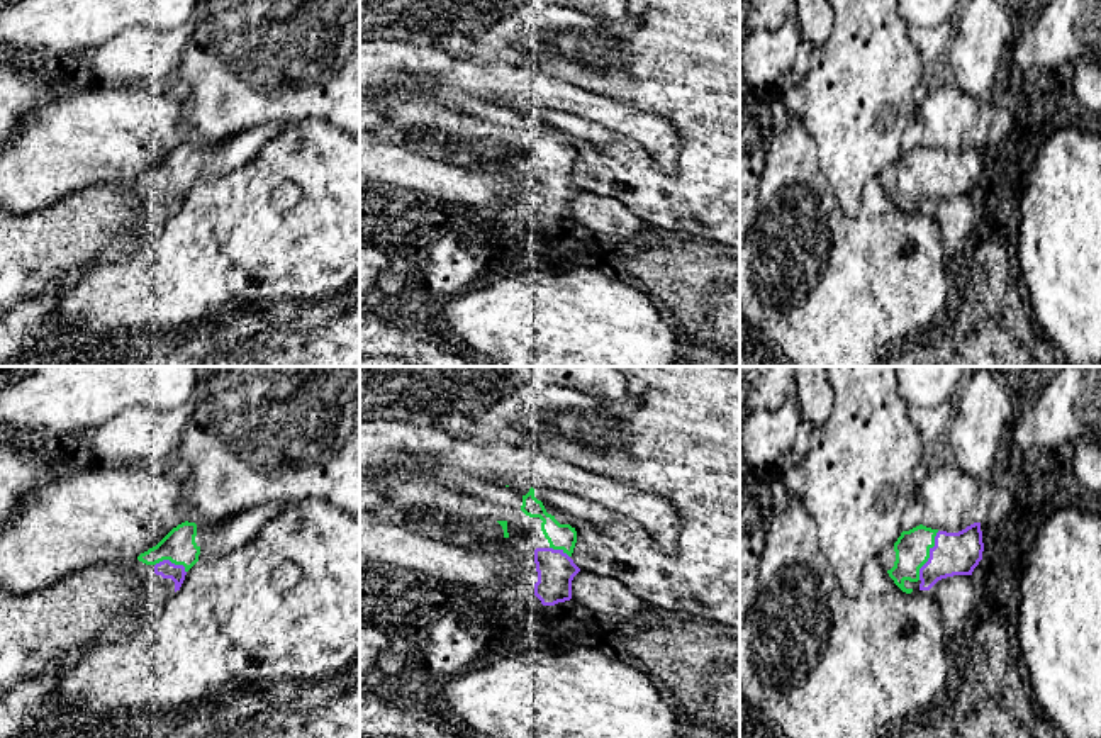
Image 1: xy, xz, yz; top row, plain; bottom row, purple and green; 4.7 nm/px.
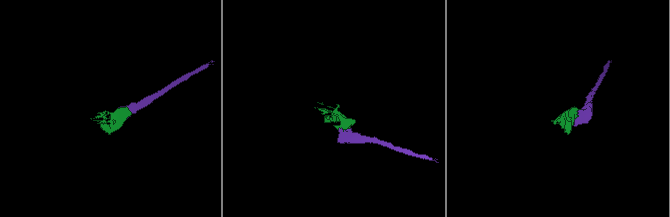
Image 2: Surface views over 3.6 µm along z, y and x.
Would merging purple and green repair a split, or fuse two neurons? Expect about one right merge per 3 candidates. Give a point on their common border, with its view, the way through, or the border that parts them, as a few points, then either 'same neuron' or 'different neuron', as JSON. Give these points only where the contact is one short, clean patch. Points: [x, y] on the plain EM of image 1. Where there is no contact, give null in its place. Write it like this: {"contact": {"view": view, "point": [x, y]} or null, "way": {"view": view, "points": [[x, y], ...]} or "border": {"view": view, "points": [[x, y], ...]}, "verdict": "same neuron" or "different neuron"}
{"contact": {"view": "yz", "point": [930, 175]}, "verdict": "same neuron"}

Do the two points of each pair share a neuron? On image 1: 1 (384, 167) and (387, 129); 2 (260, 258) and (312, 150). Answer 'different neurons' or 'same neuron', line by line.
1: different neurons
2: same neuron

